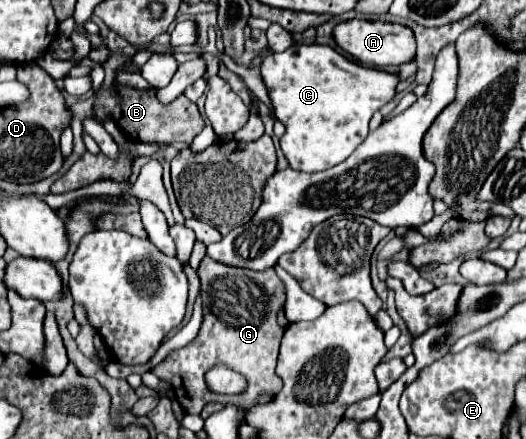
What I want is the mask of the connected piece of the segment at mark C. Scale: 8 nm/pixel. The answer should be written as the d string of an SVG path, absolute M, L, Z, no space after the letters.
M293 44L289 46L285 52L279 52L279 54L271 54L263 60L261 64L261 76L265 76L265 86L267 86L267 92L269 92L269 98L271 98L271 104L273 104L273 110L275 110L275 116L277 120L281 120L285 124L285 136L281 138L281 150L285 154L285 158L289 160L291 168L295 170L305 170L305 172L319 172L319 170L327 170L339 162L343 162L347 156L351 156L351 152L365 140L367 136L367 124L371 120L371 116L381 110L387 102L393 100L395 92L397 92L397 84L399 84L399 72L397 74L391 74L391 72L385 72L385 70L375 70L375 68L365 68L361 64L355 64L351 60L347 60L343 54L339 54L337 50L333 50L331 46L325 46L325 44Z

